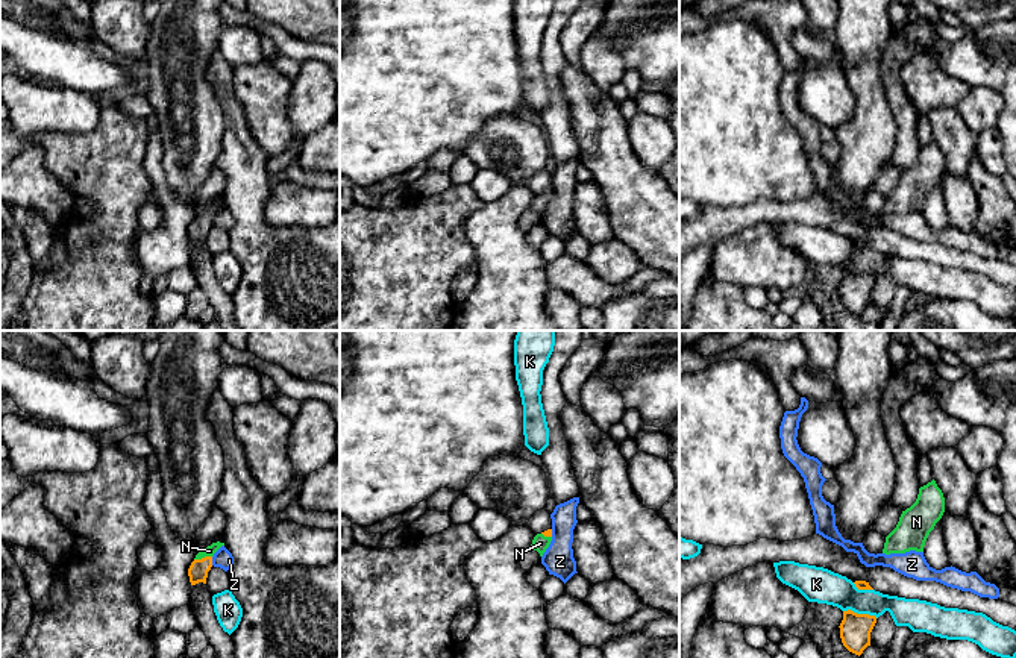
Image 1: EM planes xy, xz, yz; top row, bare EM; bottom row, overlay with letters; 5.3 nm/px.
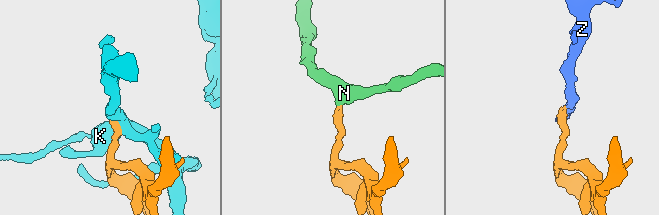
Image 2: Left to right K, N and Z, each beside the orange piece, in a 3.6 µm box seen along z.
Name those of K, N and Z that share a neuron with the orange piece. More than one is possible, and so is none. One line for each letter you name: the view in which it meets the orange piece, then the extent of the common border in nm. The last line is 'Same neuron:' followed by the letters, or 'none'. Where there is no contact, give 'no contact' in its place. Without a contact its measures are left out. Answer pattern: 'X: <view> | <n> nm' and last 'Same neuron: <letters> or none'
N: xy | 100 nm
Same neuron: N

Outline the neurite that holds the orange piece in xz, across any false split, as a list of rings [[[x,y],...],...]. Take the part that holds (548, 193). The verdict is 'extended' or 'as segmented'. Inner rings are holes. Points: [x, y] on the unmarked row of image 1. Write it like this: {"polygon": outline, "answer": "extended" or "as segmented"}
{"polygon": [[[547,190],[547,191],[537,194],[534,197],[531,208],[534,211],[537,211],[540,214],[540,217],[543,217],[543,214],[549,208],[550,202],[552,202],[552,190]]], "answer": "extended"}

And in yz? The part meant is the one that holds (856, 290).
{"polygon": [[[851,270],[843,271],[843,280],[839,287],[843,306],[860,317],[870,306],[870,293],[875,284],[875,276],[857,274]]], "answer": "as segmented"}

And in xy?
{"polygon": [[[220,202],[212,203],[203,212],[199,212],[196,215],[194,221],[188,229],[191,246],[196,246],[199,243],[206,244],[208,232],[212,227],[212,217],[221,206],[224,206],[224,203],[220,203]]], "answer": "extended"}

